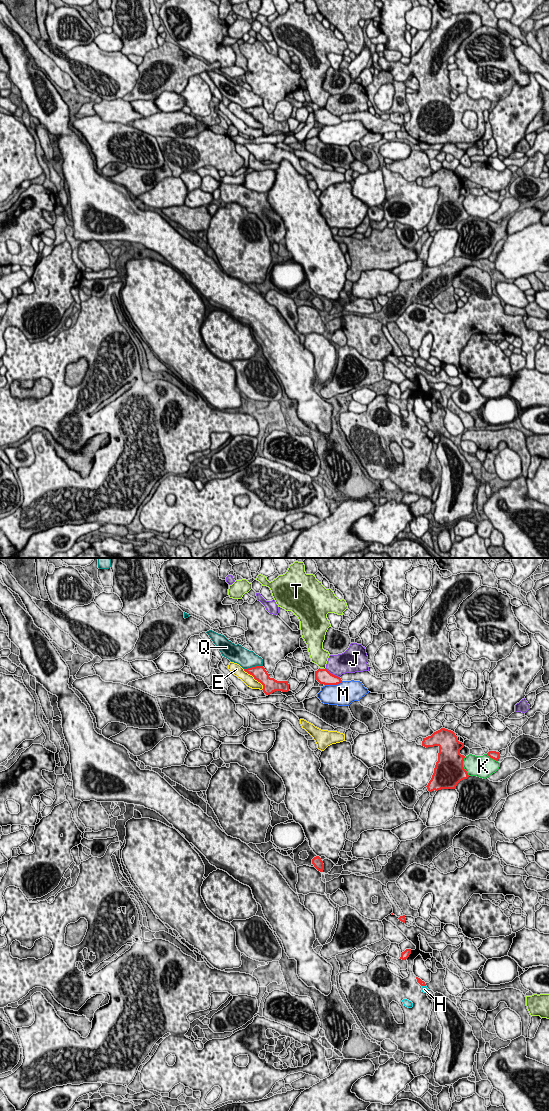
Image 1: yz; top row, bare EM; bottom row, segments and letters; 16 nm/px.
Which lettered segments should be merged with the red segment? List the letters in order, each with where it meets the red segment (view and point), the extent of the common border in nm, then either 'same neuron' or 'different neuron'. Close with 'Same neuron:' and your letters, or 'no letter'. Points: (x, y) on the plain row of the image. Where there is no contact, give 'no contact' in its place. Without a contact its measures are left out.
E: yz (254, 118) | 460 nm | different neuron
H: yz (424, 425) | 70 nm | different neuron
J: yz (332, 114) | 280 nm | different neuron
K: yz (462, 206) | 320 nm | different neuron
M: yz (333, 124) | 300 nm | different neuron
Q: yz (253, 107) | 320 nm | different neuron
T: no contact | different neuron
Same neuron: no letter

